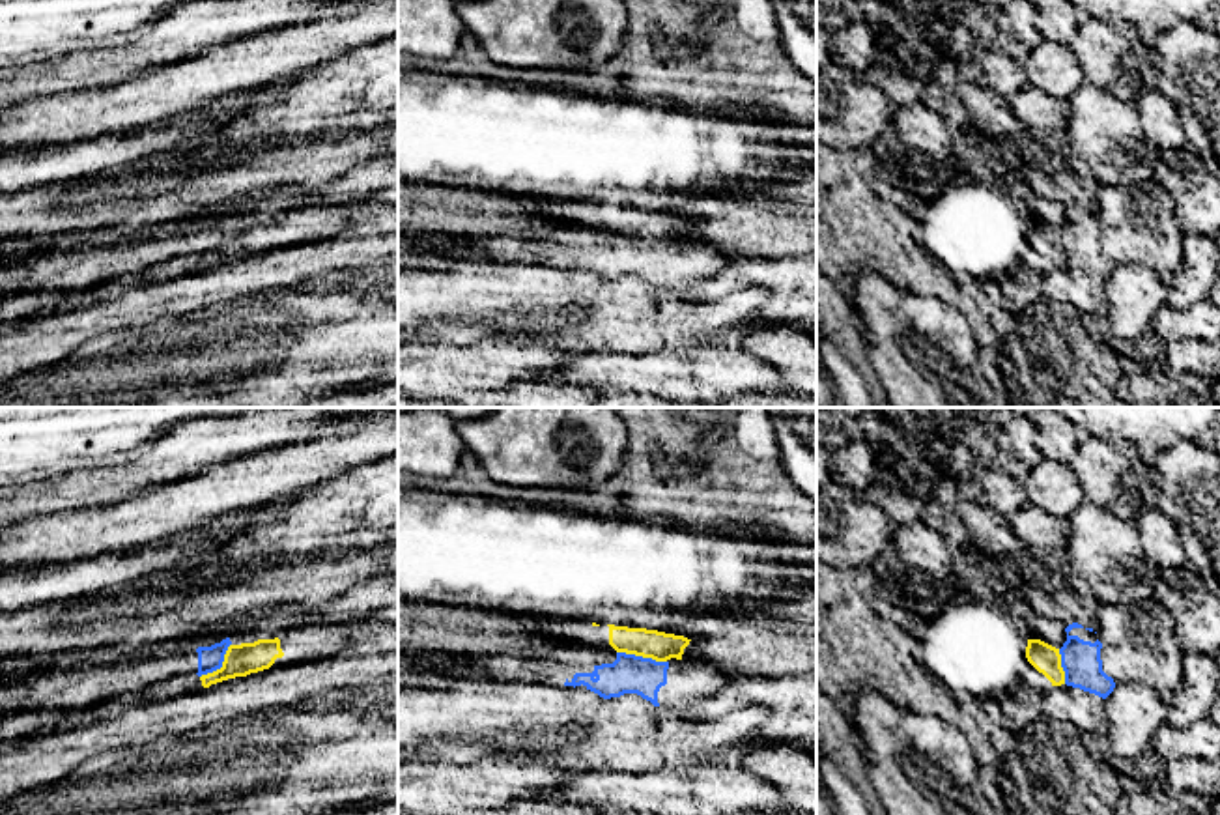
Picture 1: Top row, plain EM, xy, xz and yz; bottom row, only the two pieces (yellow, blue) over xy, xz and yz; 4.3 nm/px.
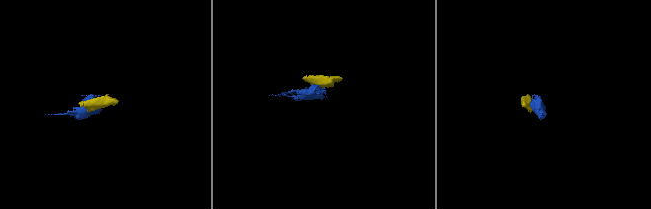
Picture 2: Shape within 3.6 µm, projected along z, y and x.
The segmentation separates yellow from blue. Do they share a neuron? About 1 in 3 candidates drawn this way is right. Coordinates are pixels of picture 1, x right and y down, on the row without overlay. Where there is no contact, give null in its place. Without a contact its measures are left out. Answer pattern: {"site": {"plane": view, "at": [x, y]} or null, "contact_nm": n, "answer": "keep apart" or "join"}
{"site": {"plane": "xz", "at": [641, 236]}, "contact_nm": 220, "answer": "keep apart"}

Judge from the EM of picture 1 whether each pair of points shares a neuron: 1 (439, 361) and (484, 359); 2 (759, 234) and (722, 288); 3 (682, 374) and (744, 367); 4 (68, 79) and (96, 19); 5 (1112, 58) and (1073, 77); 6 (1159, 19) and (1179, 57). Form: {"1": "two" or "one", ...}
{"1": "one", "2": "two", "3": "one", "4": "two", "5": "two", "6": "two"}

